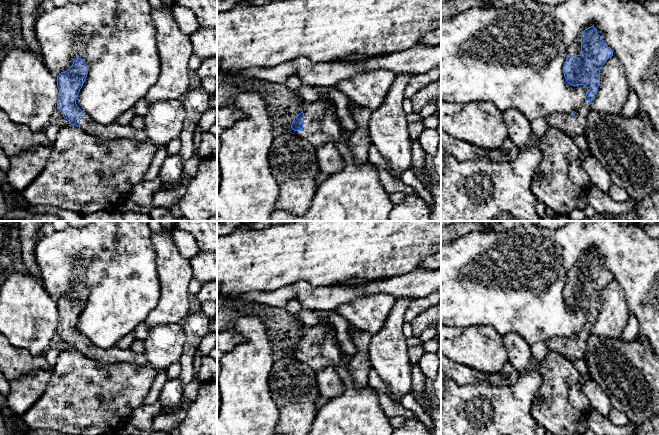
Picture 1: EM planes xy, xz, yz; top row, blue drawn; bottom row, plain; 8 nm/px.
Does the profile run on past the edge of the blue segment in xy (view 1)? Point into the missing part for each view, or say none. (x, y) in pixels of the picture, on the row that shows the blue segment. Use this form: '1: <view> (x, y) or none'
1: xy (114, 131)

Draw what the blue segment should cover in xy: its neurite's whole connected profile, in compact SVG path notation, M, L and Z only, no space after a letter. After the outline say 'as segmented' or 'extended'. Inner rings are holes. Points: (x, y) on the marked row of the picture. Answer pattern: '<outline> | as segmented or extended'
M76 58L67 71L61 72L57 76L57 87L59 89L57 109L63 117L71 125L80 127L86 133L103 139L129 139L150 143L144 129L138 130L131 125L123 126L116 122L107 126L101 125L77 106L76 100L87 74L87 63L81 58Z | extended

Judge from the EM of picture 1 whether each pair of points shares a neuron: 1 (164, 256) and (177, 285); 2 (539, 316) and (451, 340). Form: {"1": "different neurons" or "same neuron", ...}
{"1": "same neuron", "2": "different neurons"}

